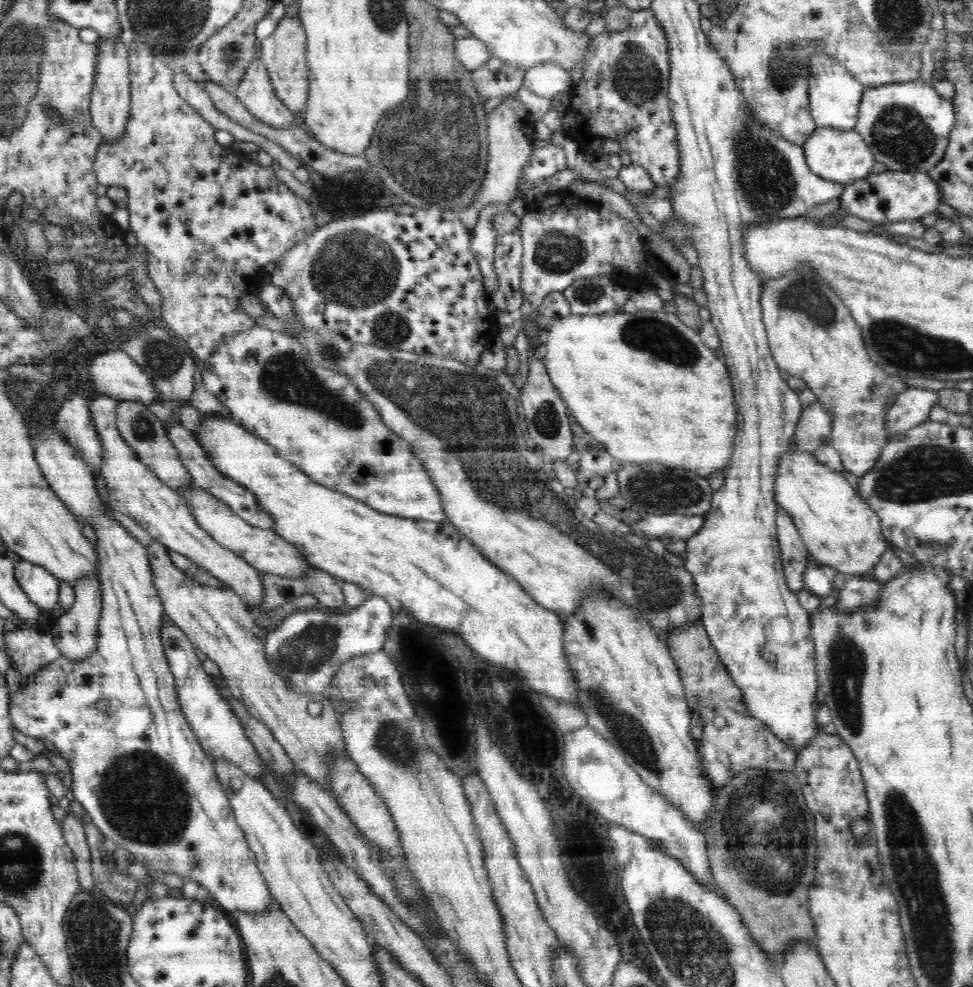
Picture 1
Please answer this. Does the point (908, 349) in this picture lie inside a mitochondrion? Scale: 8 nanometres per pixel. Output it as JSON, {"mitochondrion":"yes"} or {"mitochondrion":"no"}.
{"mitochondrion":"yes"}

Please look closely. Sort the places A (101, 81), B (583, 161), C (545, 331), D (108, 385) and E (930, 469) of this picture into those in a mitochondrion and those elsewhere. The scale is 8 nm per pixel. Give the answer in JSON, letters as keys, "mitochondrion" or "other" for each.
{"A":"other","B":"other","C":"other","D":"other","E":"mitochondrion"}

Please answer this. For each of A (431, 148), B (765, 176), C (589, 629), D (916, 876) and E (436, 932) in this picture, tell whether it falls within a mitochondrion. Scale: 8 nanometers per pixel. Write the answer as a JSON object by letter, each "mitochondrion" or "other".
{"A":"mitochondrion","B":"mitochondrion","C":"other","D":"mitochondrion","E":"other"}

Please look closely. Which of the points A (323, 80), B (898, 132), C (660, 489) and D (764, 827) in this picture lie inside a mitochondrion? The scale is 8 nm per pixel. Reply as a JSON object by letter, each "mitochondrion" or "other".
{"A":"other","B":"mitochondrion","C":"mitochondrion","D":"mitochondrion"}

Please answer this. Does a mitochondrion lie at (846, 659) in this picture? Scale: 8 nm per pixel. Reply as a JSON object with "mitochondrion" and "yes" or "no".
{"mitochondrion":"yes"}

